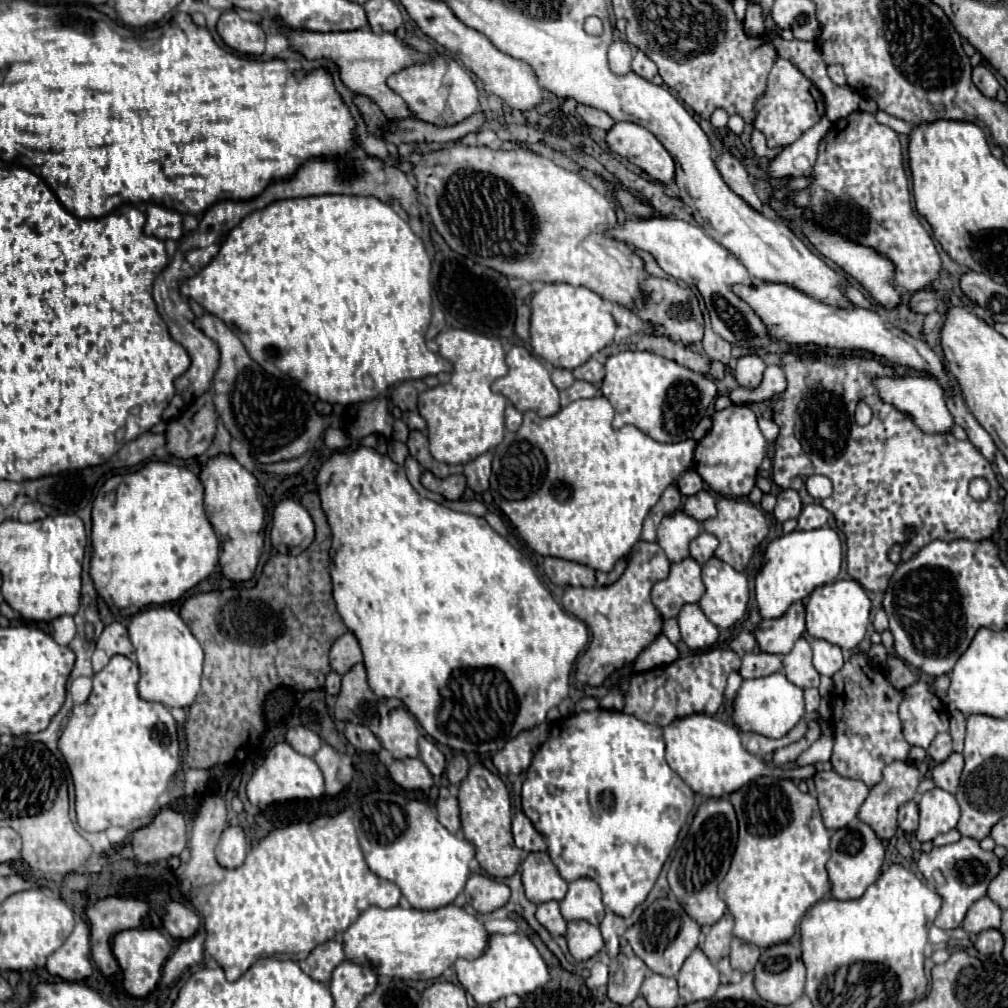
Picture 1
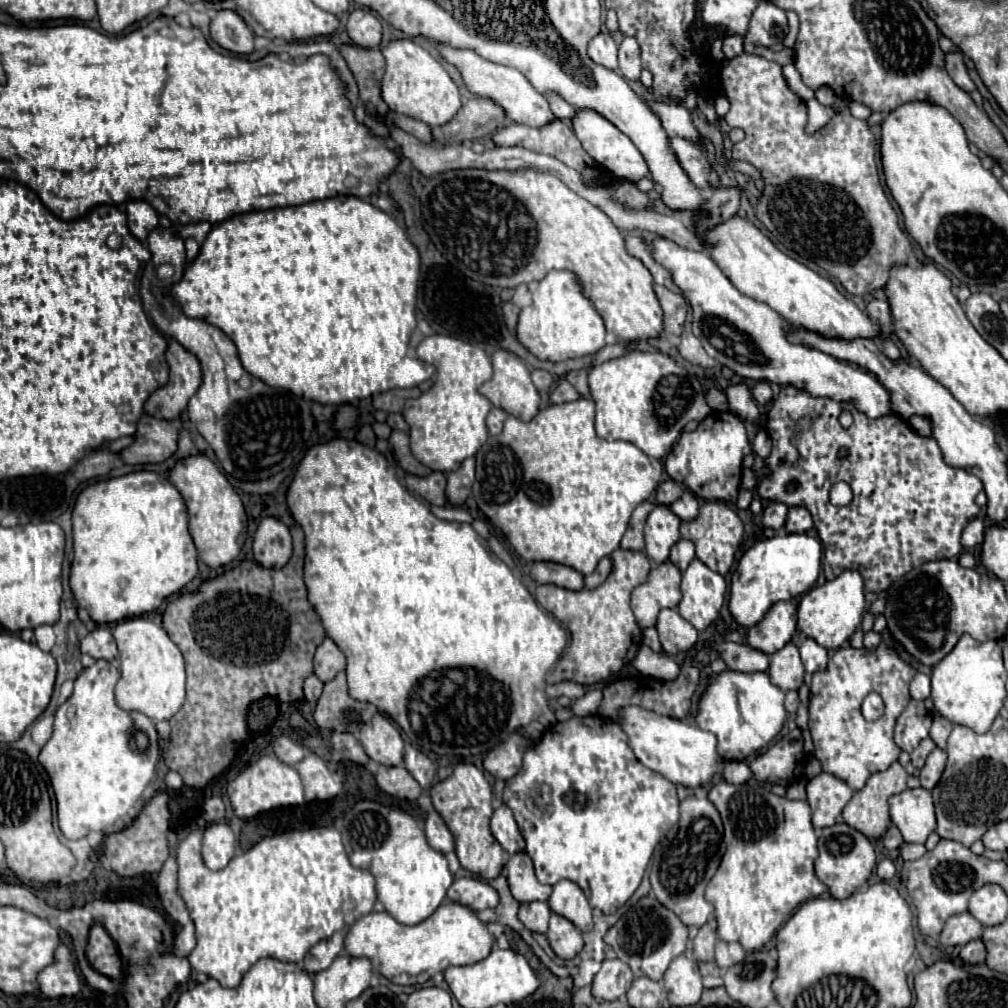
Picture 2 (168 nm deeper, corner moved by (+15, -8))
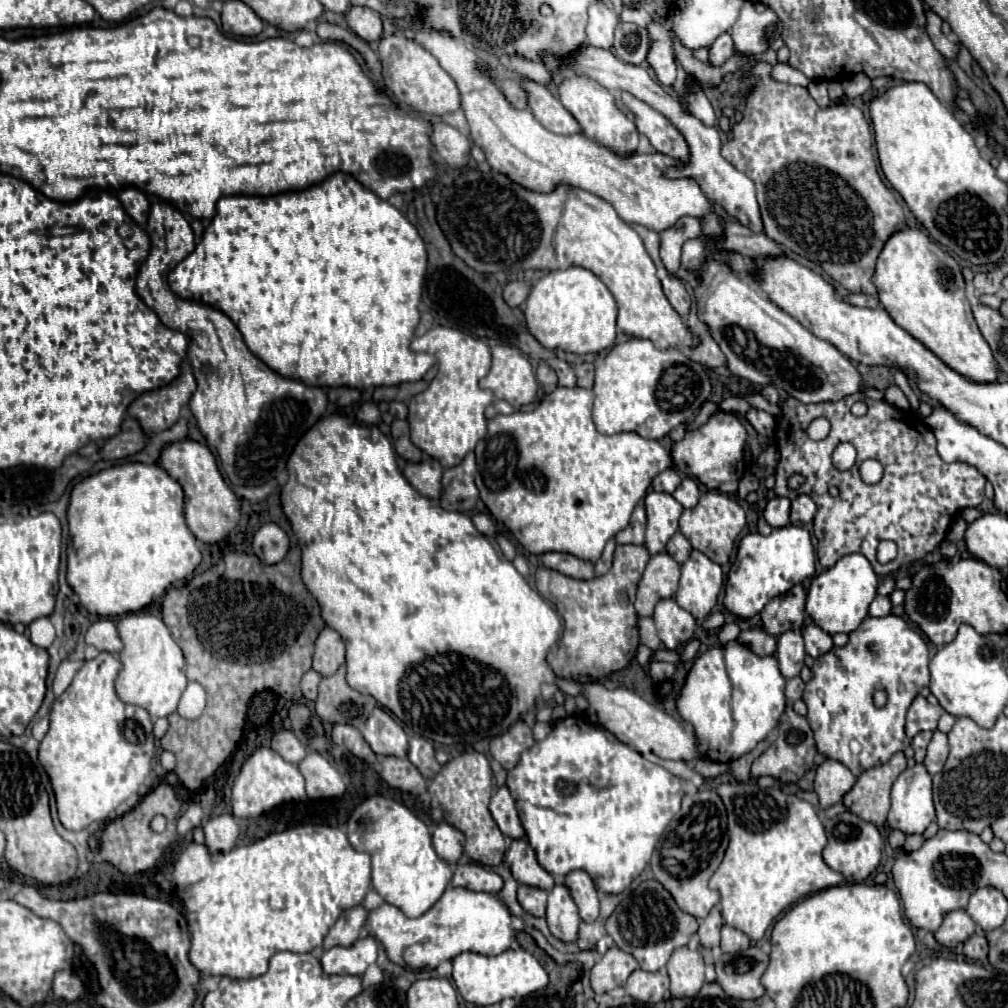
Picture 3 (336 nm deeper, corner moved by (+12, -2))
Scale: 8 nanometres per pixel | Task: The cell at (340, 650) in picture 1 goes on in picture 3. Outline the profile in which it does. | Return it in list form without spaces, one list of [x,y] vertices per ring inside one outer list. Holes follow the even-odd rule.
[[[326,626],[316,638],[312,668],[320,676],[330,676],[338,670],[340,664],[344,664],[344,642],[336,630]]]

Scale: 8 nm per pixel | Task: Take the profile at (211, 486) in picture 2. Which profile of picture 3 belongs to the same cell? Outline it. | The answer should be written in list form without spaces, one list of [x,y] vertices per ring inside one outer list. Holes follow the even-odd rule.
[[[190,438],[172,442],[160,450],[158,466],[162,466],[184,490],[184,518],[190,532],[206,544],[220,542],[240,520],[240,504],[218,472],[216,458],[208,446]]]

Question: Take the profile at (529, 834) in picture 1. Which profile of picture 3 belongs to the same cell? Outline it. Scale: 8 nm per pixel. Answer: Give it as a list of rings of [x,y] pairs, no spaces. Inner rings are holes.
[[[506,786],[496,788],[496,792],[494,792],[492,800],[490,800],[490,814],[496,820],[502,834],[506,834],[510,838],[522,838],[524,836],[524,828],[520,824],[516,804],[514,804],[514,800],[512,800]]]

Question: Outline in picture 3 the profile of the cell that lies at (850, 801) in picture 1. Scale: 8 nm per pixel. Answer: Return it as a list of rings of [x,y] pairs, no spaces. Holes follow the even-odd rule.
[[[826,758],[816,770],[814,792],[818,794],[822,808],[828,808],[842,802],[844,794],[852,788],[854,782],[856,776],[842,762]]]

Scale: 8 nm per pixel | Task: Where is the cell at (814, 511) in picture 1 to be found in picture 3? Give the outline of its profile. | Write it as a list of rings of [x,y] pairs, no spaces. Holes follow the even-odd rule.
[[[800,494],[800,496],[796,496],[792,500],[792,516],[790,516],[792,524],[812,522],[814,514],[816,514],[816,504],[814,504],[814,500],[810,496]]]

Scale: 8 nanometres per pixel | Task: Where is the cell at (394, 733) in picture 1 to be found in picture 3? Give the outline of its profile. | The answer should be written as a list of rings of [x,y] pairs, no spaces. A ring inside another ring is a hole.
[[[374,708],[370,718],[366,720],[366,726],[362,730],[362,736],[370,744],[370,748],[376,754],[382,756],[396,756],[396,758],[406,758],[408,752],[408,736],[402,730],[394,718],[384,712],[382,708]]]

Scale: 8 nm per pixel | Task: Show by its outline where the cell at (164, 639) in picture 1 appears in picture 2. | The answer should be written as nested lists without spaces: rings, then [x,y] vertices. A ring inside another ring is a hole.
[[[147,618],[119,622],[113,628],[113,638],[121,662],[121,678],[115,688],[117,706],[127,712],[141,712],[155,722],[173,718],[185,702],[185,662],[179,648],[161,626]]]

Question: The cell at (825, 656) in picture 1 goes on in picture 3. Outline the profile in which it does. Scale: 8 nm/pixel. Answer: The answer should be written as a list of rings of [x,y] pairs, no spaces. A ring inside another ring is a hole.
[[[808,624],[804,630],[804,642],[806,642],[806,652],[812,656],[812,658],[818,658],[822,656],[824,652],[828,652],[834,644],[832,644],[832,636],[826,634],[820,626],[816,624]]]

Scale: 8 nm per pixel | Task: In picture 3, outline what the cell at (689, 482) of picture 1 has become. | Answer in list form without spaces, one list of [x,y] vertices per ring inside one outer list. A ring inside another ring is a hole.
[[[668,468],[668,470],[664,470],[664,472],[660,472],[660,474],[654,476],[654,480],[652,480],[652,490],[672,494],[680,482],[682,482],[680,474],[678,474],[674,468]]]

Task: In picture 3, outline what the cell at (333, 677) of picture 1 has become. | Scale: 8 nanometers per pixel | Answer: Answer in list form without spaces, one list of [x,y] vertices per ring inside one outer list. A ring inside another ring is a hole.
[[[310,670],[310,672],[306,672],[302,676],[300,688],[302,688],[302,694],[304,694],[306,700],[316,700],[316,690],[318,690],[320,680],[322,680],[322,676],[318,672],[314,672],[314,670]]]

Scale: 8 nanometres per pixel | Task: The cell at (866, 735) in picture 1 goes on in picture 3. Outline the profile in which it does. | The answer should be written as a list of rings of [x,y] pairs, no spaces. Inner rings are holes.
[[[888,614],[884,618],[866,616],[856,632],[850,634],[850,640],[846,646],[834,646],[824,656],[818,656],[812,666],[812,680],[806,684],[804,690],[804,702],[808,706],[808,724],[814,732],[816,748],[826,756],[840,760],[850,768],[854,776],[860,776],[864,770],[880,766],[892,758],[894,752],[906,750],[910,746],[910,738],[904,732],[906,722],[906,710],[910,708],[912,700],[920,694],[924,686],[930,682],[928,674],[928,646],[922,640],[922,636],[912,630],[904,618]],[[876,690],[886,692],[886,704],[882,708],[876,708],[872,702],[872,694]]]

